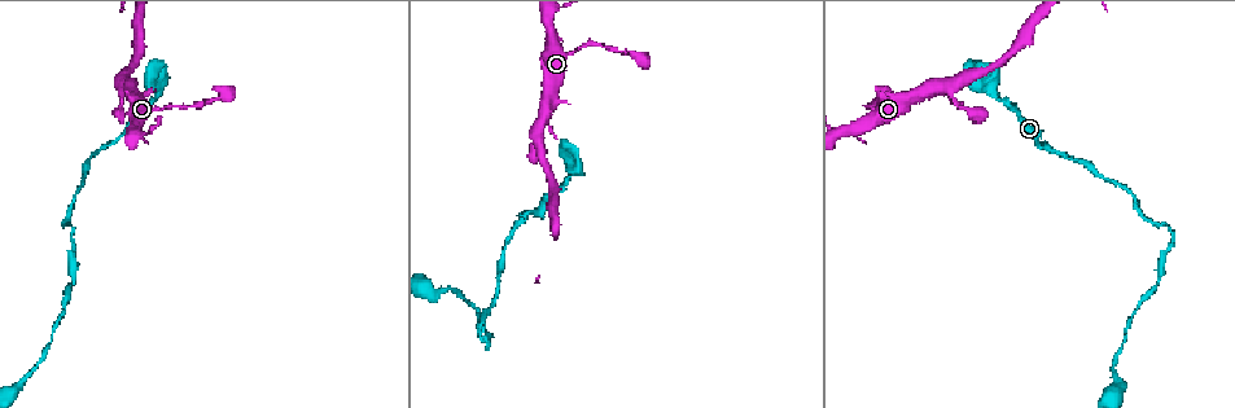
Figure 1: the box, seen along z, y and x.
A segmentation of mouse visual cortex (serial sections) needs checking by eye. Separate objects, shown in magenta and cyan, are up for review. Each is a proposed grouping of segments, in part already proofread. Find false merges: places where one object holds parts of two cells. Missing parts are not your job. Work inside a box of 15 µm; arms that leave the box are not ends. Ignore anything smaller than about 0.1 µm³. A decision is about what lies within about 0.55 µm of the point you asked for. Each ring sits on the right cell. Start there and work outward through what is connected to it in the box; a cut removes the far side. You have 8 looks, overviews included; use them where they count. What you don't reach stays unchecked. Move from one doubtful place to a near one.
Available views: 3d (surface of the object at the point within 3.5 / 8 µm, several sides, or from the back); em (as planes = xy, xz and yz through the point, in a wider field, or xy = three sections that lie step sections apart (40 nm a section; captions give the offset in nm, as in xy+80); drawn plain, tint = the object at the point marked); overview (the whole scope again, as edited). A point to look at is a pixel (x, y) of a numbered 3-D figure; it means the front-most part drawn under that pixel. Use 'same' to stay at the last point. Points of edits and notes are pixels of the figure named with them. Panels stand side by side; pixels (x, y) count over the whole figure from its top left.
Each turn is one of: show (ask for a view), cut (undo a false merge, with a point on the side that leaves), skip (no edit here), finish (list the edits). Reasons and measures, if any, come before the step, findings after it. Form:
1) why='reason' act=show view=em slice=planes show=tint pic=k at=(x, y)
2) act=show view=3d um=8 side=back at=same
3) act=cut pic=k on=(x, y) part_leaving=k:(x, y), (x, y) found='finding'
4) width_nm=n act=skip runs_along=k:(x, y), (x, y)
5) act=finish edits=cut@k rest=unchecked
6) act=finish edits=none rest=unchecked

act=show view=3d um=3.5 pic=1 at=(540, 122)

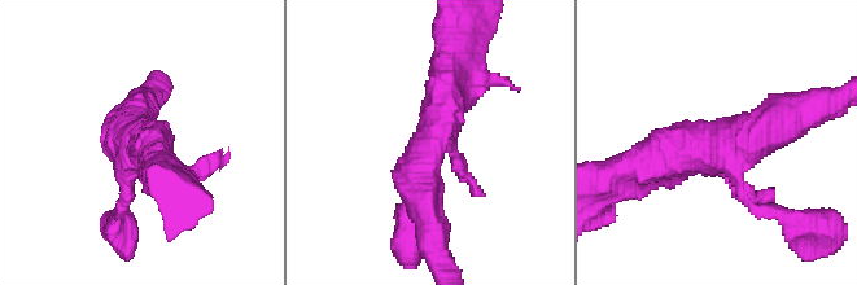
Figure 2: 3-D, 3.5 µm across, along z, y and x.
why='need the tissue' act=show view=em slice=xy step=5 show=tint pic=2 at=(434, 141)

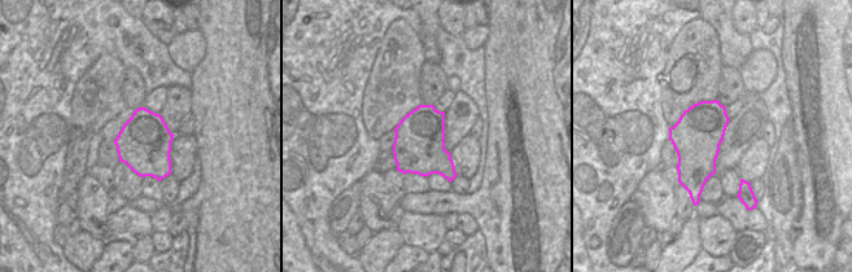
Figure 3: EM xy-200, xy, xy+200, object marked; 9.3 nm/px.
width_nm=480 act=skip runs_along=2:(643, 167), (743, 140), (792, 115) found='one cell here'

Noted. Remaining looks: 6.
why='branch point' act=show view=3d um=3.5 pic=1 at=(995, 91)

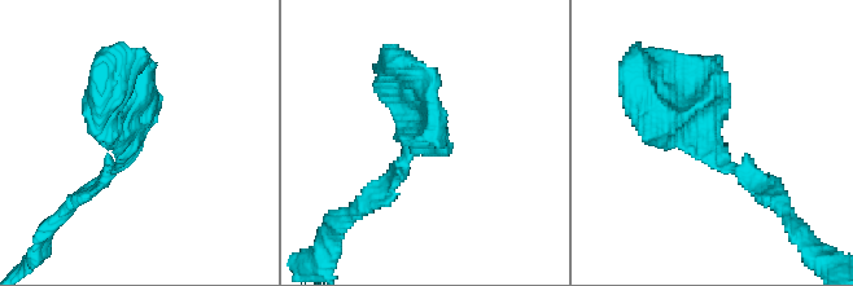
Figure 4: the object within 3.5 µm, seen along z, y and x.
why='shape alone is not enough' act=show view=em slice=xy step=2 show=tint pic=4 at=(130, 144)

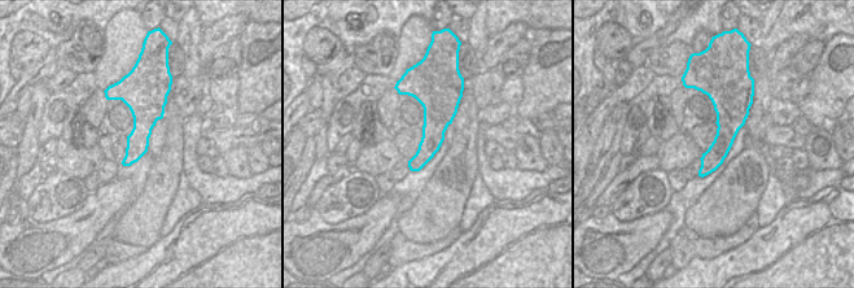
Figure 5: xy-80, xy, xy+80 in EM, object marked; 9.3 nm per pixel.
act=skip runs_along=4:(765, 190), (646, 100) found='all the same cell'

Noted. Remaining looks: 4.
why='abrupt turn' act=show view=3d um=3.5 pic=1 at=(883, 95)

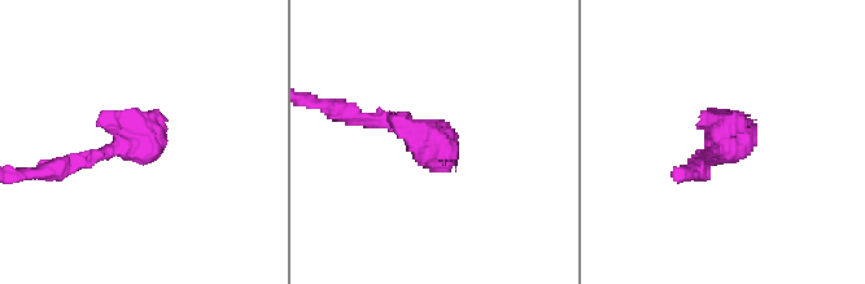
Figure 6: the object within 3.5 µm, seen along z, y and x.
act=show view=em slice=xy step=3 show=plain pic=6 at=(720, 142)

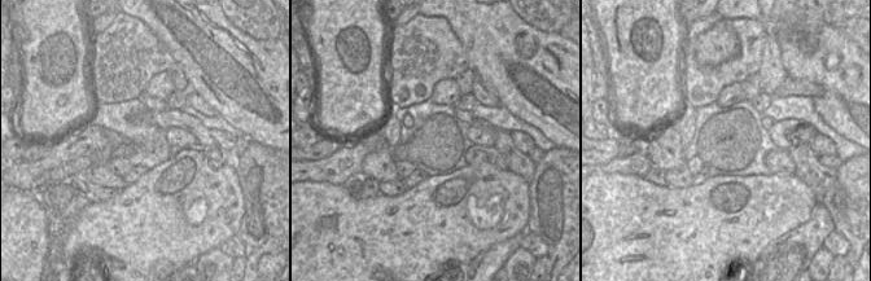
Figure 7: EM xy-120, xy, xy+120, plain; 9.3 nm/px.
why='where the object lies' act=show view=em slice=xy step=3 show=tint at=same

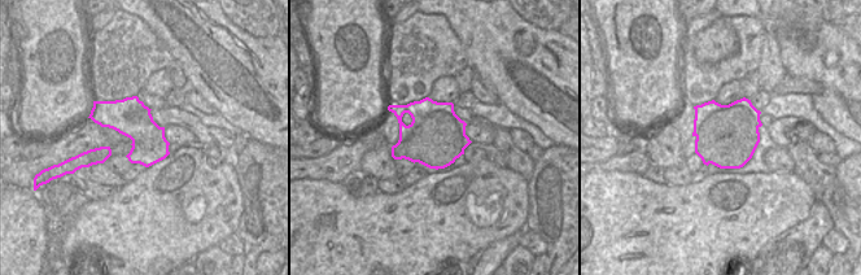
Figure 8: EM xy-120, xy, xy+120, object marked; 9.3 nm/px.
act=skip runs_along=6:(52, 170), (132, 135), (100, 122) found='one cell here'

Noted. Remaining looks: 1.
act=finish edits=none rest=unchecked

